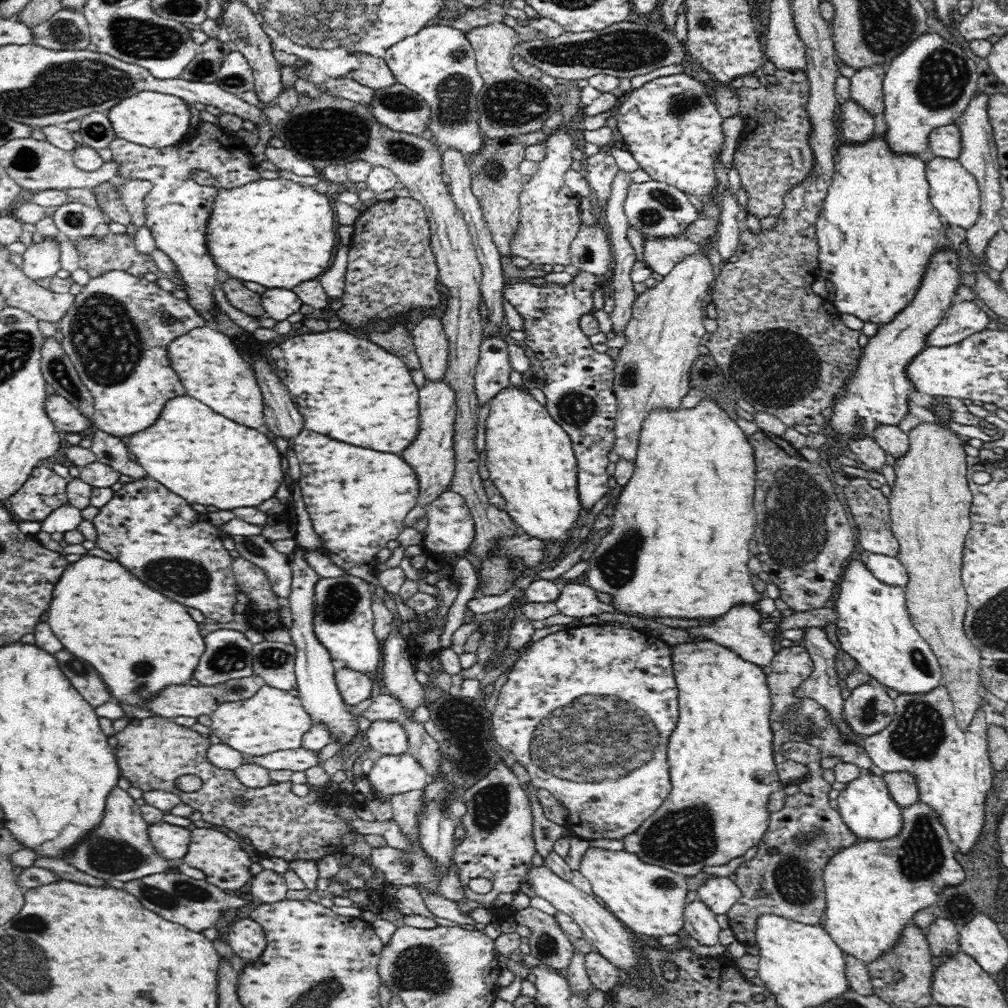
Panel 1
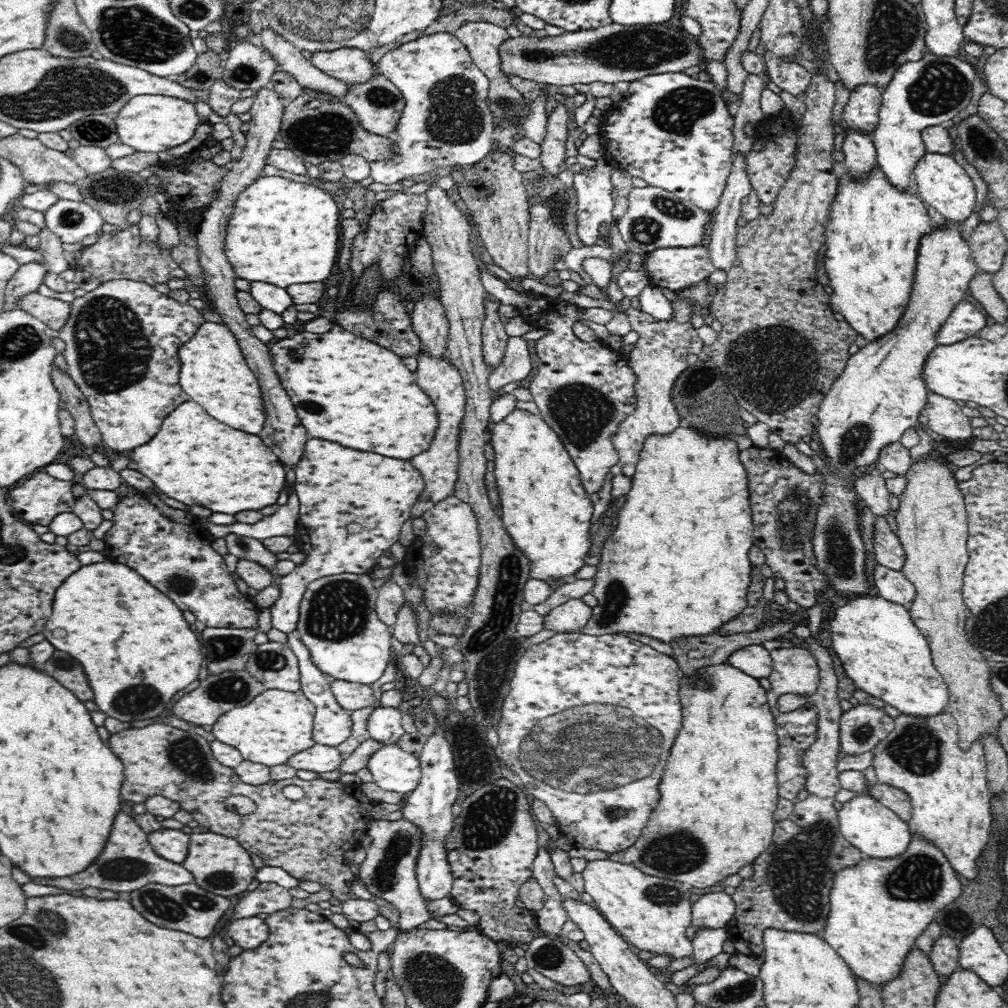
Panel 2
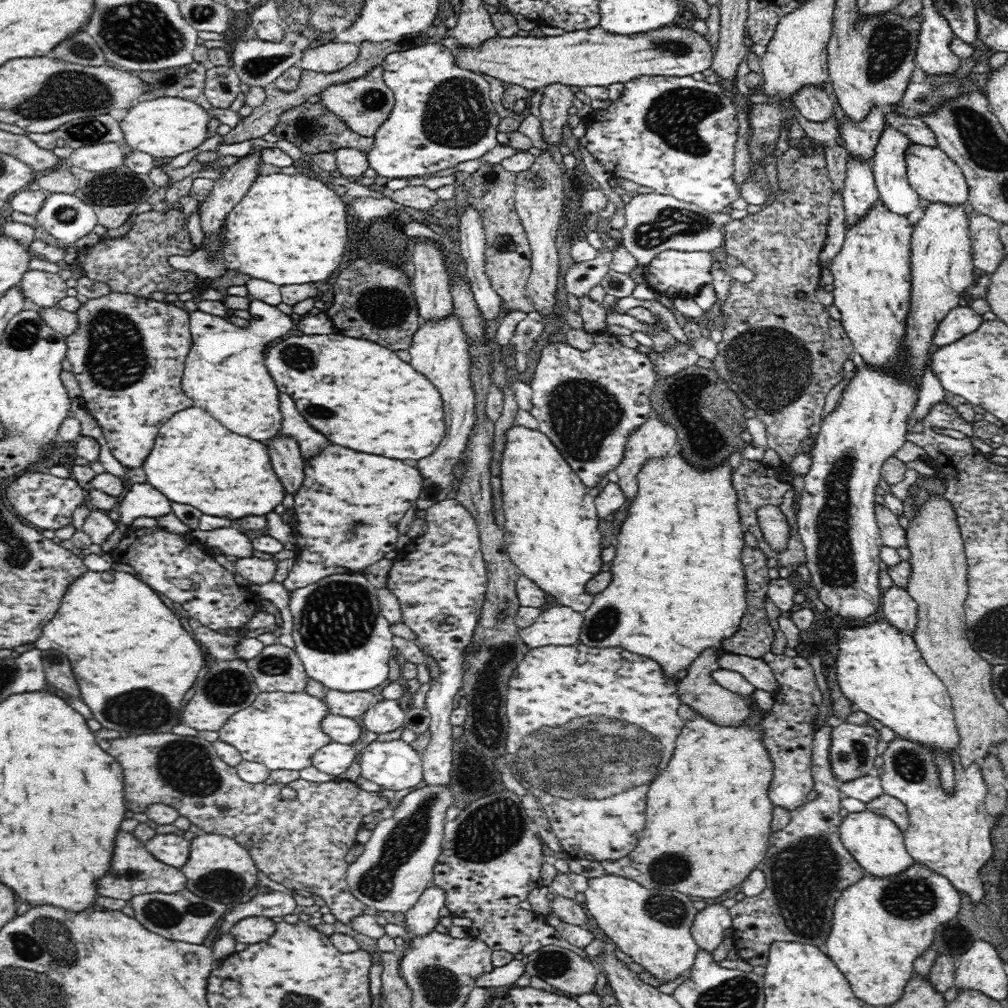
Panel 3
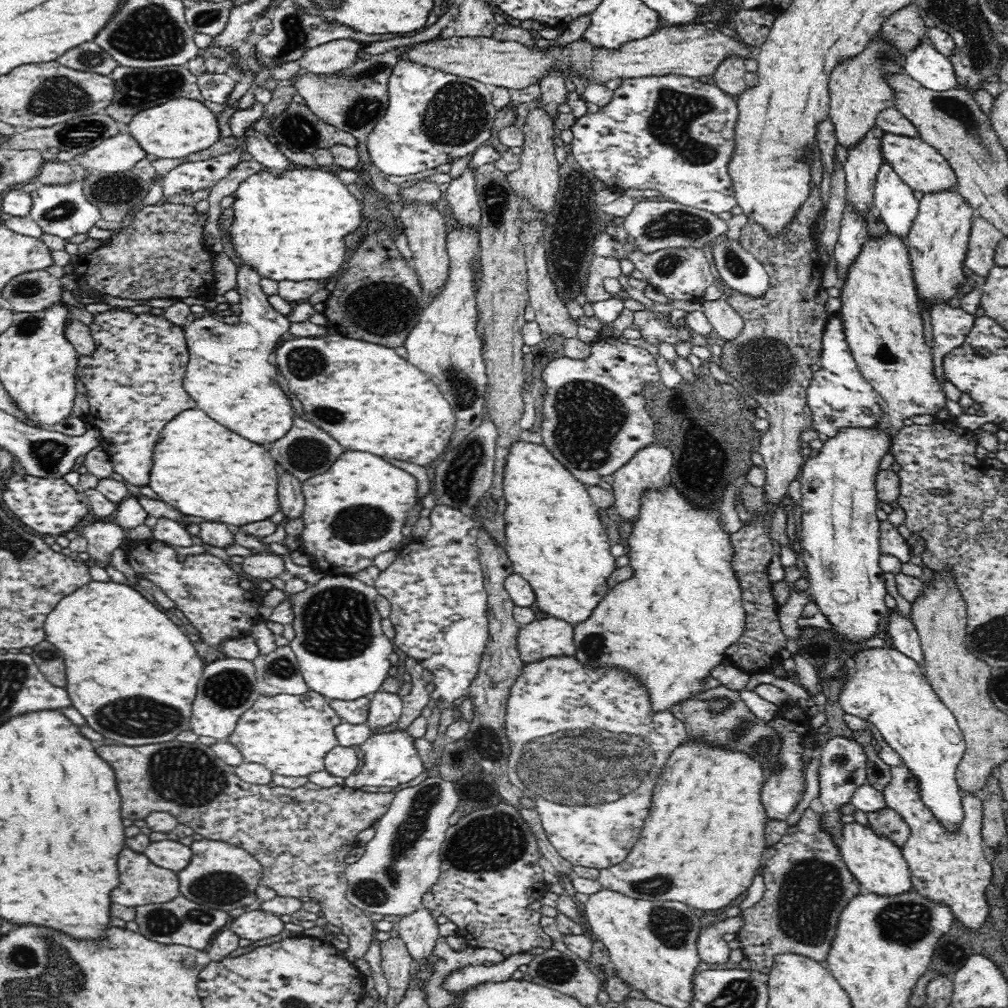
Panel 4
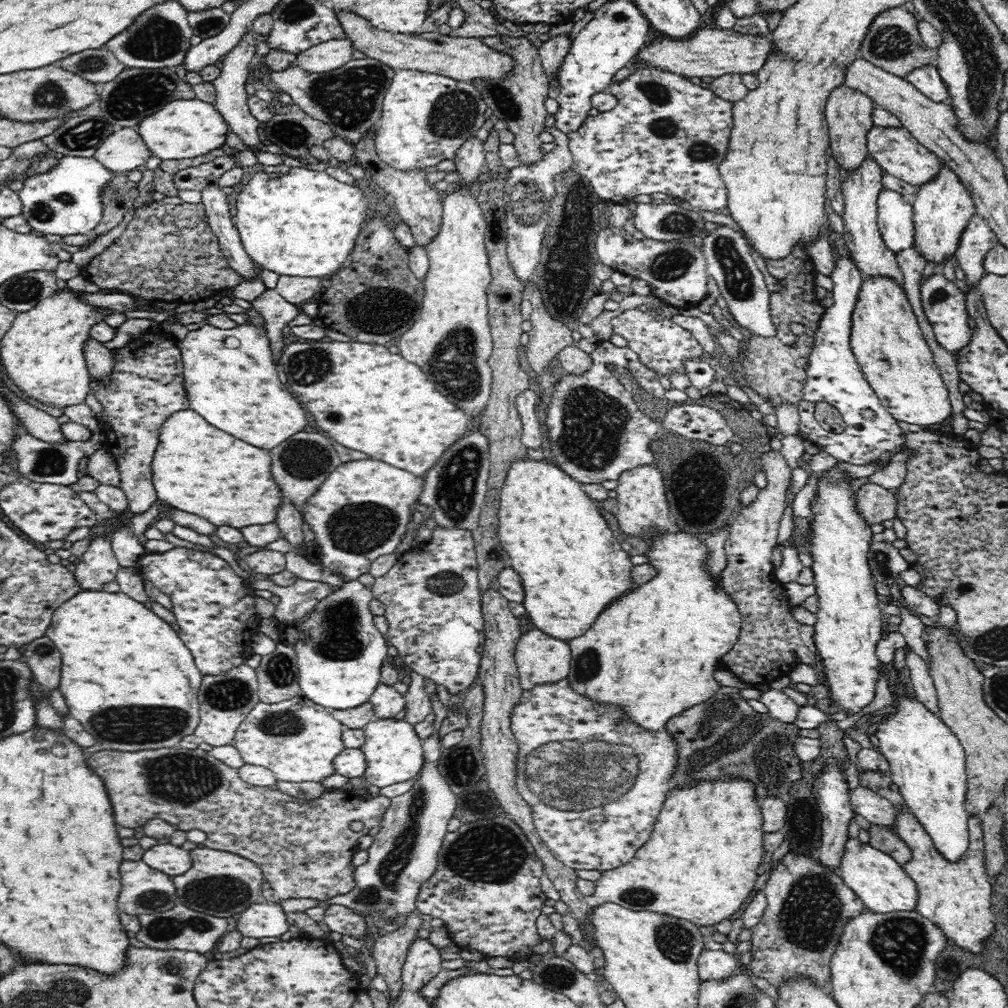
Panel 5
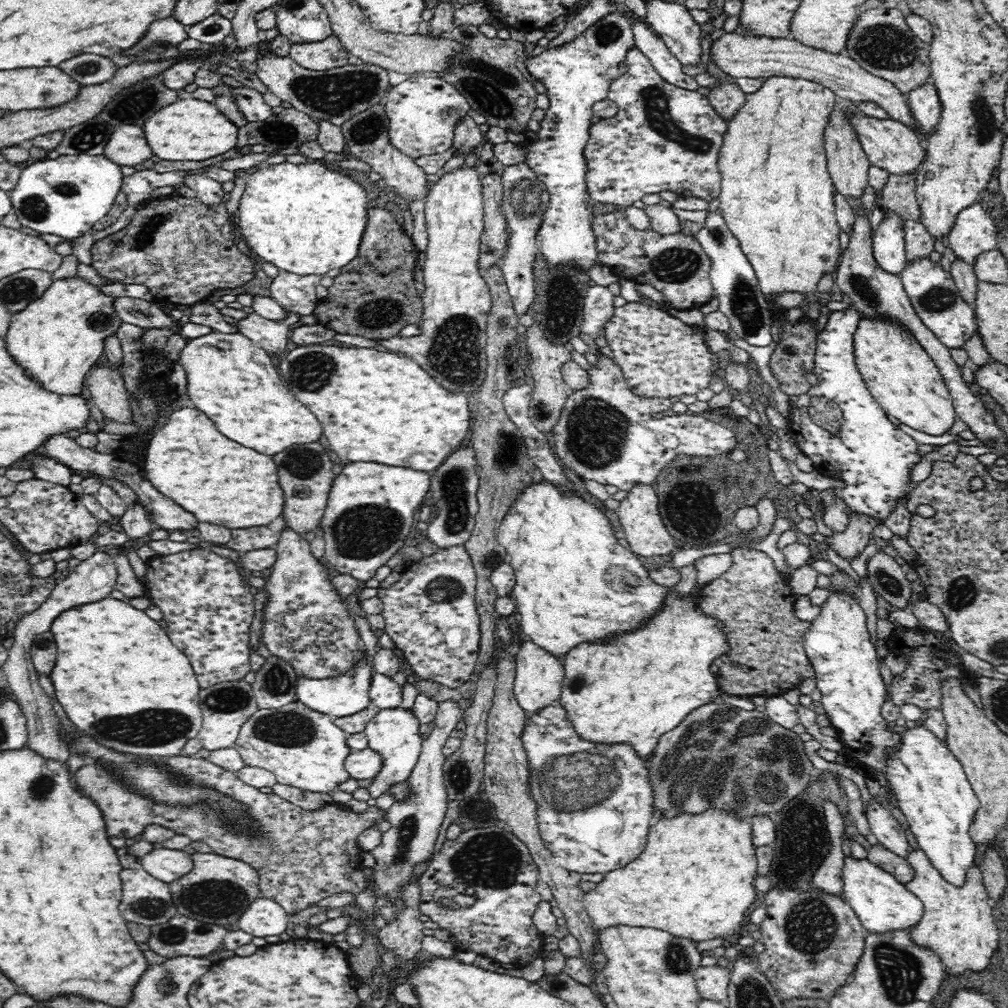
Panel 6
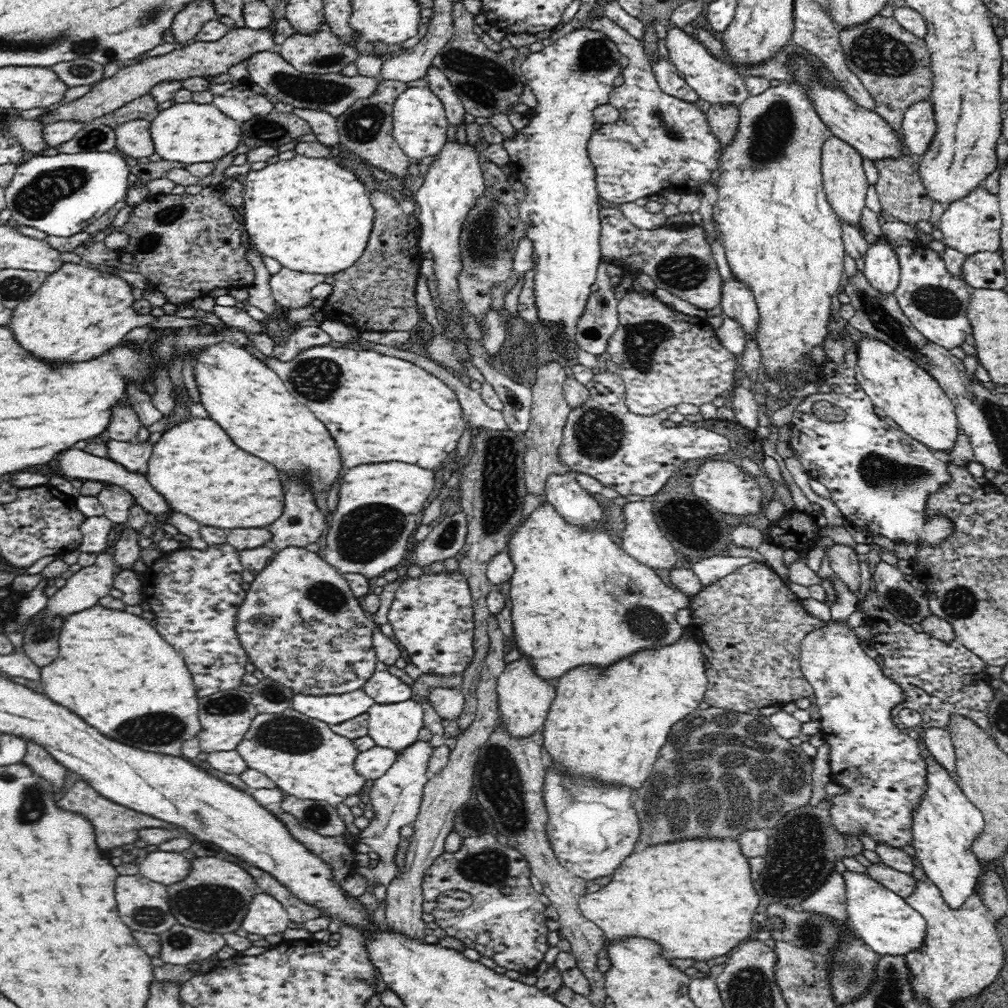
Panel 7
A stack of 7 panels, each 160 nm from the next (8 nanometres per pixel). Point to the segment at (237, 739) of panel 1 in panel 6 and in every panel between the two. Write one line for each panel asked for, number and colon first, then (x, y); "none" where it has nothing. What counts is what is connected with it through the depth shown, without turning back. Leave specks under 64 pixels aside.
2: (276, 725)
3: (281, 730)
4: (290, 735)
5: (297, 740)
6: (304, 749)

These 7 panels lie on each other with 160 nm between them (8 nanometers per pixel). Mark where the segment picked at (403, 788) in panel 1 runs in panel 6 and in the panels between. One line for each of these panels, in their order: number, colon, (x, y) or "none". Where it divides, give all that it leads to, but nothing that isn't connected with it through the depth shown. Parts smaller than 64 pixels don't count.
2: (393, 769)
3: (394, 765)
4: (389, 759)
5: (393, 750)
6: (394, 733)

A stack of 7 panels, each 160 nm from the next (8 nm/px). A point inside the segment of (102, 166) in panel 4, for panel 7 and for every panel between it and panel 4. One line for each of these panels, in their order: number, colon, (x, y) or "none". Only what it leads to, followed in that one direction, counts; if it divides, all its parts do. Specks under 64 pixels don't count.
5: (124, 149)
6: (127, 146)
7: (133, 138)

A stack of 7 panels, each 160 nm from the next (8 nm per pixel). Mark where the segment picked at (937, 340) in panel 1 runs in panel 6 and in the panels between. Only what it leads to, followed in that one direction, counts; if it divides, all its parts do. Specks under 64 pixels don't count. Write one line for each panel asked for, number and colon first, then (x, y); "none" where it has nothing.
2: (966, 319)
3: (960, 321)
4: (951, 325)
5: (943, 303)
6: (931, 290)

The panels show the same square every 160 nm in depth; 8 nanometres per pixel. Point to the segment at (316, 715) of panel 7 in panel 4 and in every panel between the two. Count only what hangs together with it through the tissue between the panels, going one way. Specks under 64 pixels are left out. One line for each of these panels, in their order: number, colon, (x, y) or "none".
4: (342, 651)
5: (339, 667)
6: (346, 695)

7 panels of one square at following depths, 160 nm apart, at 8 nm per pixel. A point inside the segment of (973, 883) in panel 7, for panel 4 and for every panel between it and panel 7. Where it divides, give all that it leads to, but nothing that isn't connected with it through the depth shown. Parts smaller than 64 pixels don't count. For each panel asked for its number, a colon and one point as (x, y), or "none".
4: (886, 687)
5: (927, 763)
6: (931, 788)

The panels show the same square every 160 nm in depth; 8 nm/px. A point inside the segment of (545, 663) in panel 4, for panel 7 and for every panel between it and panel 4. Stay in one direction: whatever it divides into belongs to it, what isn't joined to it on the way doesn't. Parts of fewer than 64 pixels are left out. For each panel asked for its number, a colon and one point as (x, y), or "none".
5: (596, 787)
6: (594, 802)
7: (593, 830)

